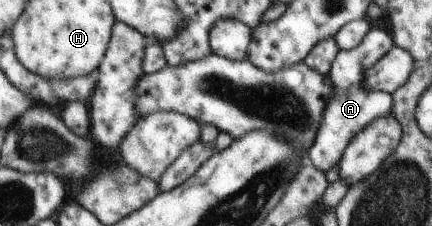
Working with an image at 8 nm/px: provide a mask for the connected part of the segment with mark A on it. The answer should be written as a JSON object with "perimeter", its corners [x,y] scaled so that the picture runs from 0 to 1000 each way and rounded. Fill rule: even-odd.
{"perimeter":[[[861,124],[829,204],[813,221],[785,221],[785,239],[773,257],[766,310],[755,327],[766,367],[766,425],[752,456],[727,633],[708,673],[711,717],[745,765],[785,726],[806,637],[833,575],[854,558],[870,522],[905,504],[907,425],[900,412],[847,394],[840,367],[847,319],[861,305],[875,265],[896,248],[912,204],[905,155],[889,128]]]}

